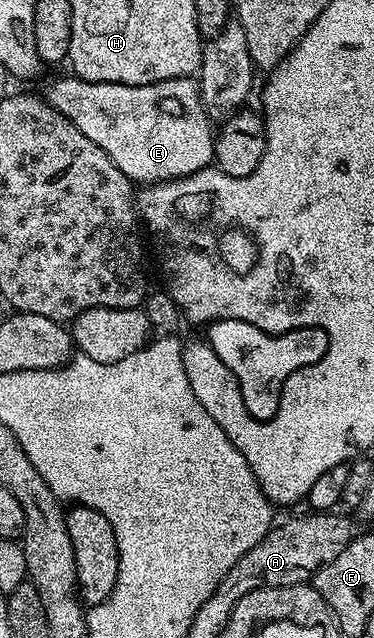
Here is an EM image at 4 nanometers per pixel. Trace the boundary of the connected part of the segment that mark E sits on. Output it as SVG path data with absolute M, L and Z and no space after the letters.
M74 74L59 76L47 84L45 98L89 142L97 142L105 154L139 186L176 180L212 167L215 136L212 121L203 111L203 99L194 79L182 76L141 86L94 84Z

